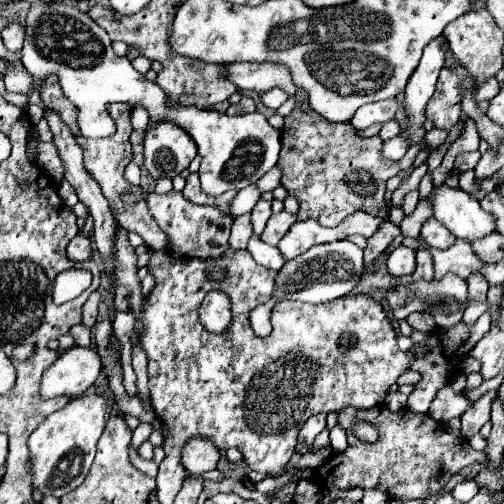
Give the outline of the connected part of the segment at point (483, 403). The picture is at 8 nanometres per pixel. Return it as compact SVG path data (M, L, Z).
M496 391L492 393L488 393L488 395L484 395L484 397L480 397L480 401L476 401L474 403L474 407L470 407L462 417L460 417L460 421L462 421L462 429L460 429L460 435L462 435L462 439L470 439L472 435L476 435L480 429L482 429L482 425L486 423L486 421L490 421L490 401L496 397Z

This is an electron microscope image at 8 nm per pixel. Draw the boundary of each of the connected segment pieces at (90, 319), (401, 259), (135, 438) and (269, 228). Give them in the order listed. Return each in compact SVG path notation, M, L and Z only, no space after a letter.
M98 289L98 291L94 291L94 293L88 297L88 301L84 303L84 307L82 307L82 313L84 313L82 323L84 323L86 327L92 327L92 325L96 323L96 315L98 315L100 301L102 301L102 291Z
M400 245L398 249L394 249L388 257L388 273L392 277L400 277L400 275L410 275L416 267L416 251L410 247Z
M140 423L140 425L134 429L134 433L132 433L132 443L134 443L134 447L140 447L140 443L150 437L150 433L152 433L152 427Z
M286 211L278 213L278 215L272 215L260 235L260 239L268 245L278 245L278 241L288 233L288 229L292 227L292 223L296 221L296 215L290 215Z

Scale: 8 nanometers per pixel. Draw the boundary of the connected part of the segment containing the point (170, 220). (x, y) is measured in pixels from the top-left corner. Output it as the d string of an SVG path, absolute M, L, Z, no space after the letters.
M174 189L164 195L148 193L146 201L158 227L168 235L168 251L172 255L186 257L186 259L196 257L200 261L216 261L230 249L228 237L230 237L230 227L234 221L230 215L210 205L194 205L192 201L184 199L184 195Z

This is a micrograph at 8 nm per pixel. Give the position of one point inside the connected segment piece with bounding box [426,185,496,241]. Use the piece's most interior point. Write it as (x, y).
(461, 213)

